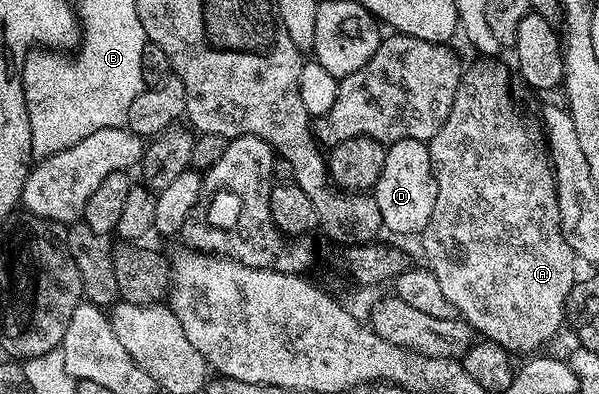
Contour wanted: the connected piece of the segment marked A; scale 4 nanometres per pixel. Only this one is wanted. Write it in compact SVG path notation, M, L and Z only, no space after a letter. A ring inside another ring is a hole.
M493 58L483 60L483 64L477 64L473 69L466 71L461 78L461 85L455 94L455 102L451 106L451 114L447 122L435 134L435 138L428 141L429 157L433 167L433 177L437 193L435 194L435 210L431 210L431 218L427 222L425 231L420 233L421 248L425 251L428 267L439 278L439 286L443 289L443 294L447 294L451 304L457 308L457 314L460 319L467 321L474 330L474 333L480 334L484 339L495 342L503 346L511 354L525 352L524 354L537 354L542 351L541 348L567 320L567 305L569 295L574 284L579 279L577 267L579 261L574 256L571 246L563 238L563 230L559 220L559 202L557 201L557 180L553 176L553 165L549 163L546 149L539 143L535 137L529 133L529 128L523 121L517 117L517 108L513 105L513 96L509 93L509 72L498 61Z

